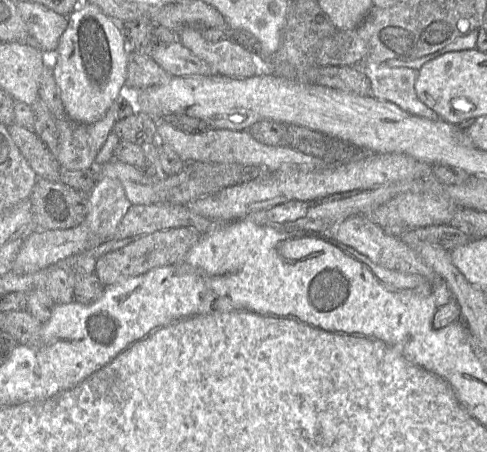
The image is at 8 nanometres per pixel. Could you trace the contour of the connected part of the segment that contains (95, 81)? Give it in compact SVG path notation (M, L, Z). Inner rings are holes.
M83 1L68 16L68 25L50 60L53 77L60 91L65 115L75 121L100 120L112 103L127 89L127 41L118 22L98 6Z

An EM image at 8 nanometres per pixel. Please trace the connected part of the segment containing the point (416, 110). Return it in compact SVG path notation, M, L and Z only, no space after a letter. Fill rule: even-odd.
M371 63L362 70L370 80L371 96L394 103L409 114L430 120L440 119L416 95L418 71L406 67L390 67L386 63Z

